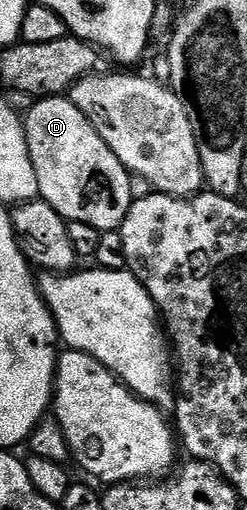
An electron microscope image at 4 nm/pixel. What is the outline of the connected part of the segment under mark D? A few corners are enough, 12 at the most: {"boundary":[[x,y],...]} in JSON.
{"boundary":[[70,97],[22,119],[38,197],[115,232],[132,175]]}

